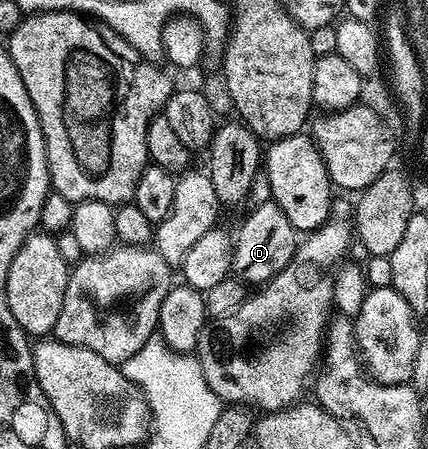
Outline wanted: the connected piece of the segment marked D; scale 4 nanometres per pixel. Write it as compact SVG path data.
M275 201L254 207L250 212L237 234L235 233L231 254L231 273L246 285L261 286L292 260L299 245L299 234Z

